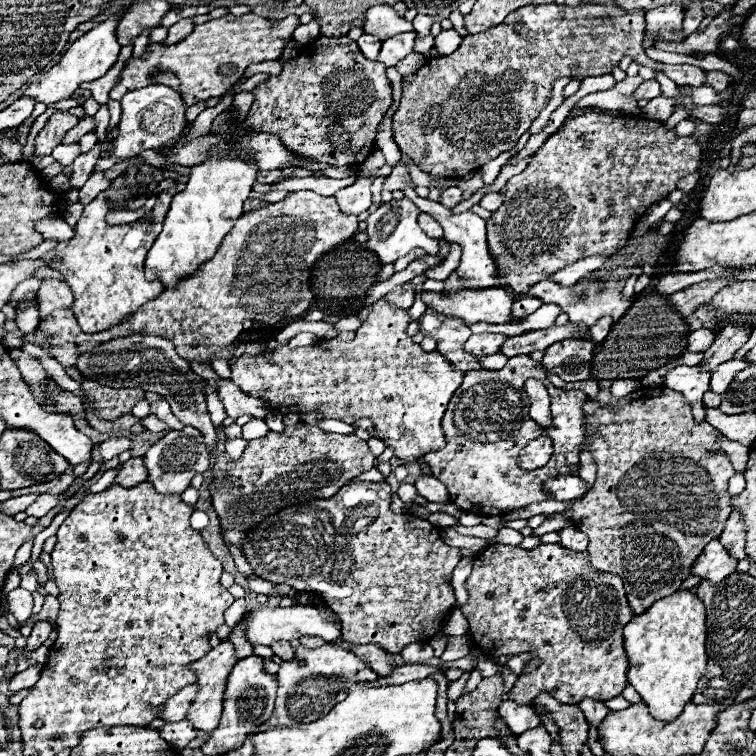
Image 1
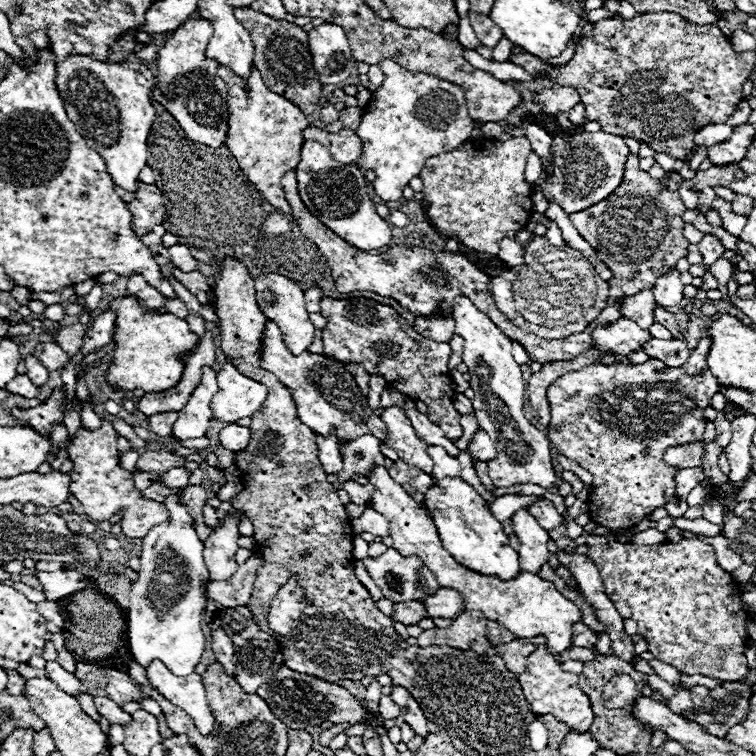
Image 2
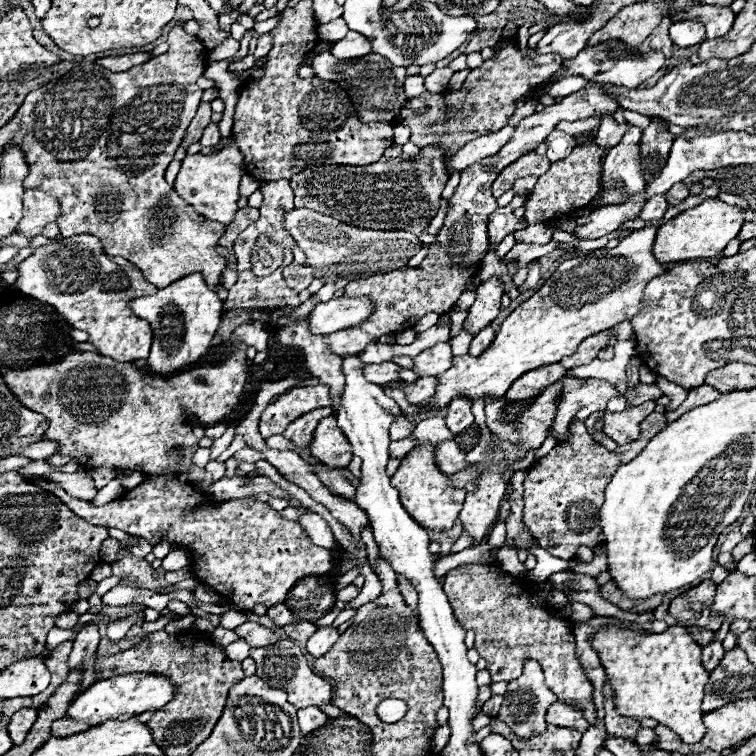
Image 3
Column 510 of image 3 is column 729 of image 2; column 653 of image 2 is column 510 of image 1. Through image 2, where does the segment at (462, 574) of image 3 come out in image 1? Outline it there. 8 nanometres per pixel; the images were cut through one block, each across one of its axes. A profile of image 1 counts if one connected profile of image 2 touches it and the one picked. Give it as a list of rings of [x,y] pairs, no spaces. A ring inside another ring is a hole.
[[[490,544],[474,560],[472,574],[466,580],[466,590],[468,602],[464,606],[464,616],[468,618],[472,630],[470,634],[478,648],[482,648],[488,656],[536,652],[534,656],[542,658],[542,664],[534,670],[534,674],[520,676],[516,680],[510,700],[528,704],[538,692],[548,690],[562,704],[578,704],[584,698],[606,702],[622,694],[628,686],[628,656],[622,644],[622,630],[634,618],[634,612],[628,606],[622,578],[592,568],[588,552],[574,552],[560,544],[540,544],[532,550]],[[570,590],[572,602],[566,602]]]

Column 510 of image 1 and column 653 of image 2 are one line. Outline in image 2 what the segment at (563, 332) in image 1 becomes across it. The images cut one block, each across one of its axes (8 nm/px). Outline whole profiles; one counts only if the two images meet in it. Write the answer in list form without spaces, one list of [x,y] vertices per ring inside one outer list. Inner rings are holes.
[[[652,338],[652,340],[648,340],[648,344],[644,344],[642,350],[648,352],[650,358],[658,358],[672,368],[684,364],[688,360],[688,354],[690,354],[686,344],[682,340],[674,340],[674,338],[672,340]]]

